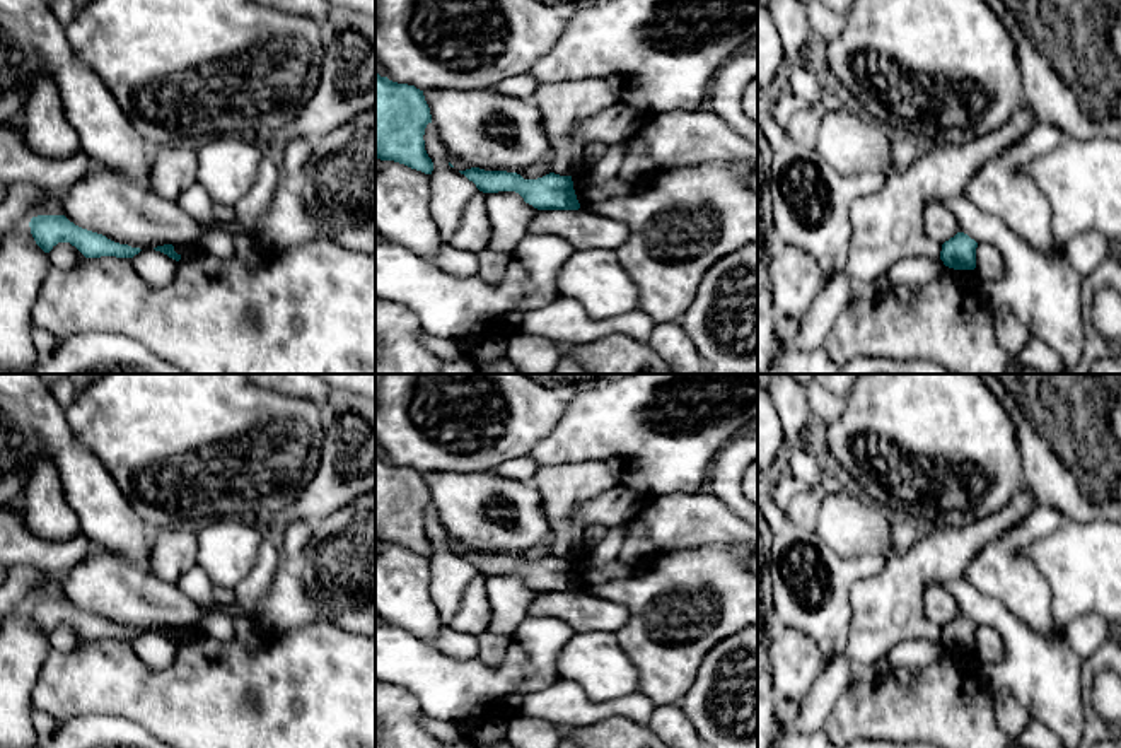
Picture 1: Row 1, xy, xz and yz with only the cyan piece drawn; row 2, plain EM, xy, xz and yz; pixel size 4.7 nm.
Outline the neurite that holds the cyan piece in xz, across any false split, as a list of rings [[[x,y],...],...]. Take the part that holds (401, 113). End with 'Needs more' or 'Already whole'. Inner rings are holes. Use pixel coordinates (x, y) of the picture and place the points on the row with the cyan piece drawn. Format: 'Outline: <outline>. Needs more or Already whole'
Outline: [[[375,73],[375,159],[432,174],[425,128],[432,123],[423,91]]]. Already whole

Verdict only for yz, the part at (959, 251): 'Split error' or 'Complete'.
Complete

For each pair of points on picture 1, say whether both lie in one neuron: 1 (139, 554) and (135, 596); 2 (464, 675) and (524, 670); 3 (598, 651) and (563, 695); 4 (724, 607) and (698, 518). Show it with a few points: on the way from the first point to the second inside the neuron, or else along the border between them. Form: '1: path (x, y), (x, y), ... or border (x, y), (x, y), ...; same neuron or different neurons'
1: border (104, 549), (147, 569); different neurons
2: path (480, 675), (509, 675); same neuron
3: border (560, 677), (575, 682), (594, 702), (609, 701); different neurons
4: border (739, 542), (700, 543), (666, 552); different neurons

